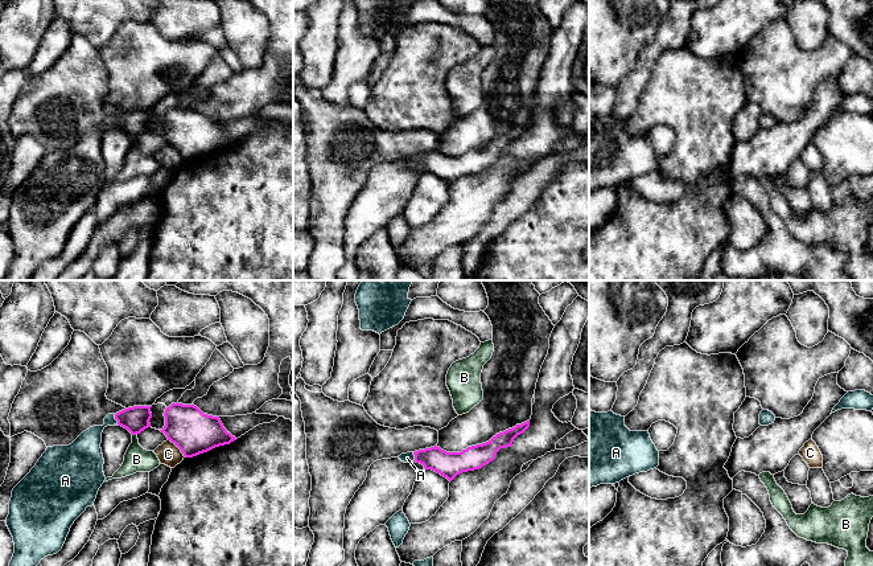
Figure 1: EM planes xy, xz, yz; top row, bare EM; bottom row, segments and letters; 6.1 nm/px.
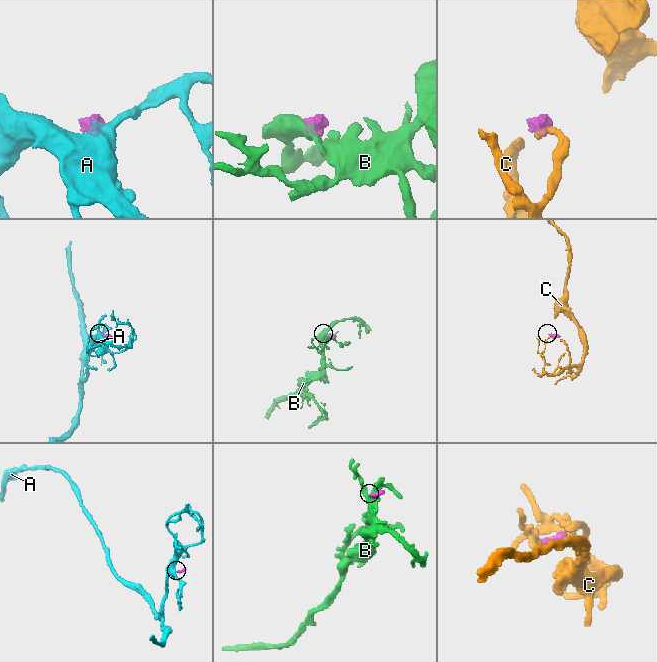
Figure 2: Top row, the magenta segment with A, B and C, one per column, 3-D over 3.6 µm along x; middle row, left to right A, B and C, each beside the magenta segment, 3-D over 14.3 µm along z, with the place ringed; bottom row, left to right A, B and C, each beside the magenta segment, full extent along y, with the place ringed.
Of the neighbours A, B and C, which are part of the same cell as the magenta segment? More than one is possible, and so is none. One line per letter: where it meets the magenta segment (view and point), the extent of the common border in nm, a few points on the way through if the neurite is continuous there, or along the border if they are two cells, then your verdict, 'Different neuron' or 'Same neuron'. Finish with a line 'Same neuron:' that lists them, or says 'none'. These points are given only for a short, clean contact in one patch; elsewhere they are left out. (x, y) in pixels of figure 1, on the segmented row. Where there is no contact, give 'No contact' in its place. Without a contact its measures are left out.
A: Touches magenta at xy (115, 418). Shared border 70 nm. Path across: xy (135, 419), (115, 418), (86, 447). Same neuron
B: Touches magenta at xy (134, 434). Shared border 40 nm. Boundary: xy (136, 433), (132, 435). Different neuron
C: Touches magenta at xy (177, 446). Shared border 160 nm. Boundary: xy (168, 439), (185, 456). Different neuron
Same neuron: A

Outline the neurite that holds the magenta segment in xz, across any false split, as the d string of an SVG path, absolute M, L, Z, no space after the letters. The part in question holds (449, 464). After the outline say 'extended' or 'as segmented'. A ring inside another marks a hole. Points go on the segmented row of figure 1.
M530 421L497 434L489 442L468 447L461 452L446 452L435 446L415 452L402 454L404 463L420 463L452 481L457 475L479 469L495 459L501 448L511 447L514 439L530 427Z; extended

